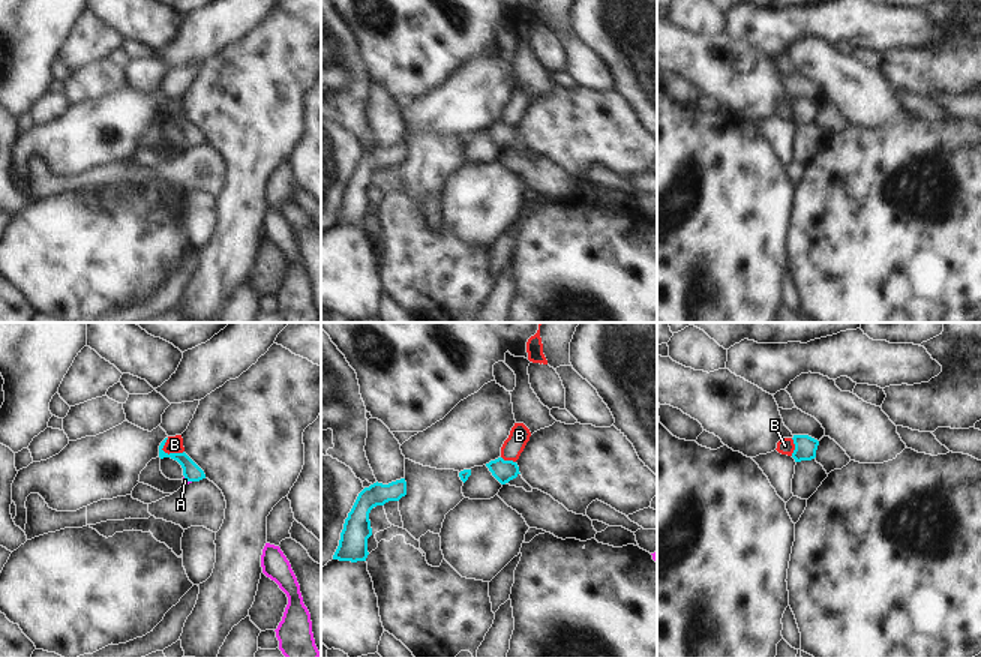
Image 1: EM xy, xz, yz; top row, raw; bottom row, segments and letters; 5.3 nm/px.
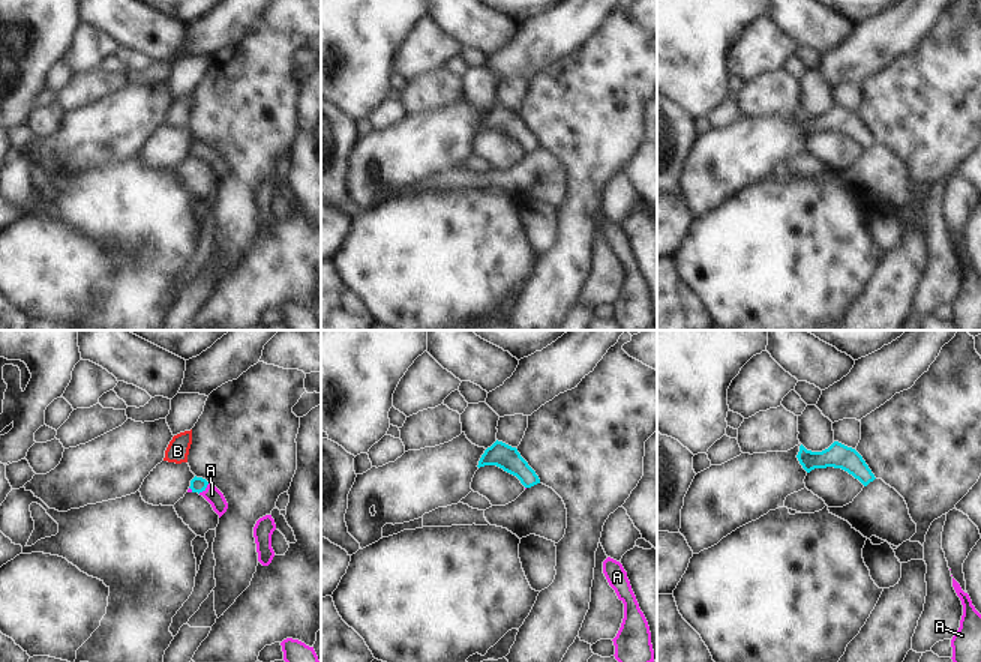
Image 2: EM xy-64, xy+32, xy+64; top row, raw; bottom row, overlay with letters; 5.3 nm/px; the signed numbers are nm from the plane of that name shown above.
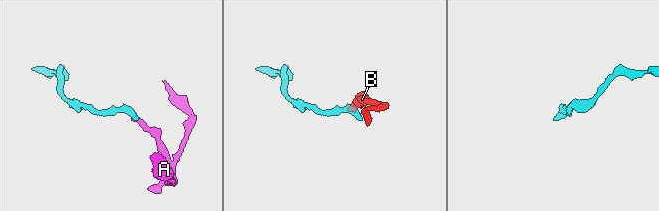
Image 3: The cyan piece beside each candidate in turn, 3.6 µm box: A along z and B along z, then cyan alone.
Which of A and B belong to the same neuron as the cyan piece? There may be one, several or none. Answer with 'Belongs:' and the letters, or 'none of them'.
Belongs: A

